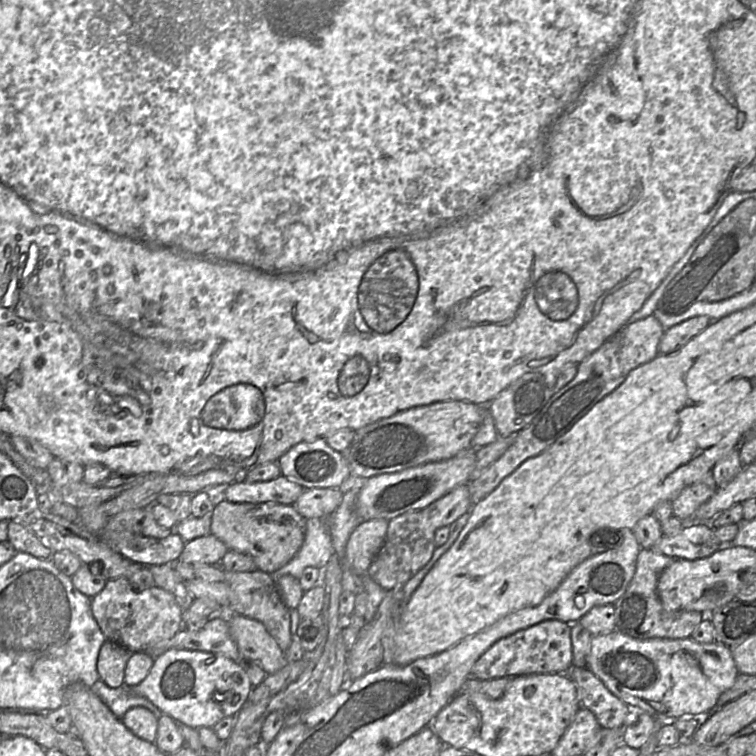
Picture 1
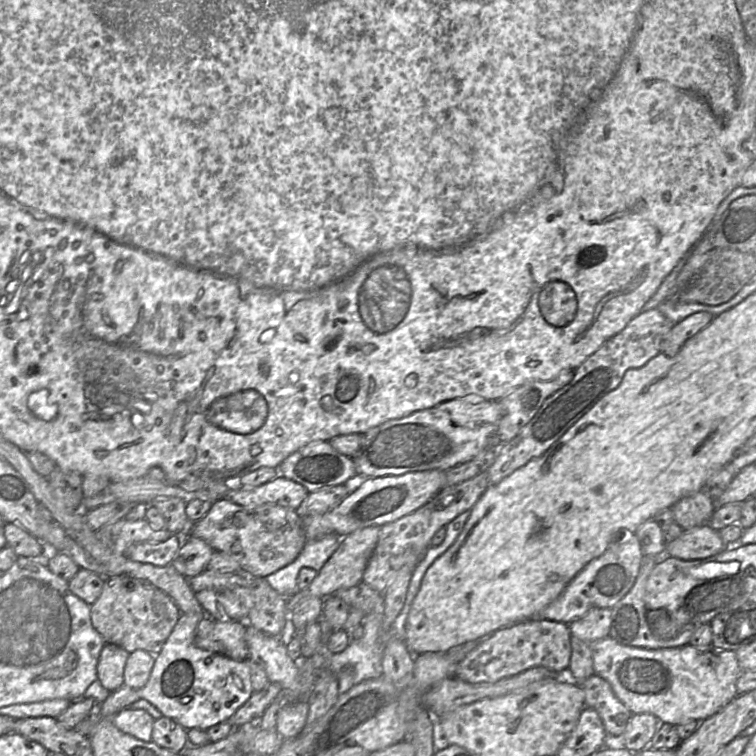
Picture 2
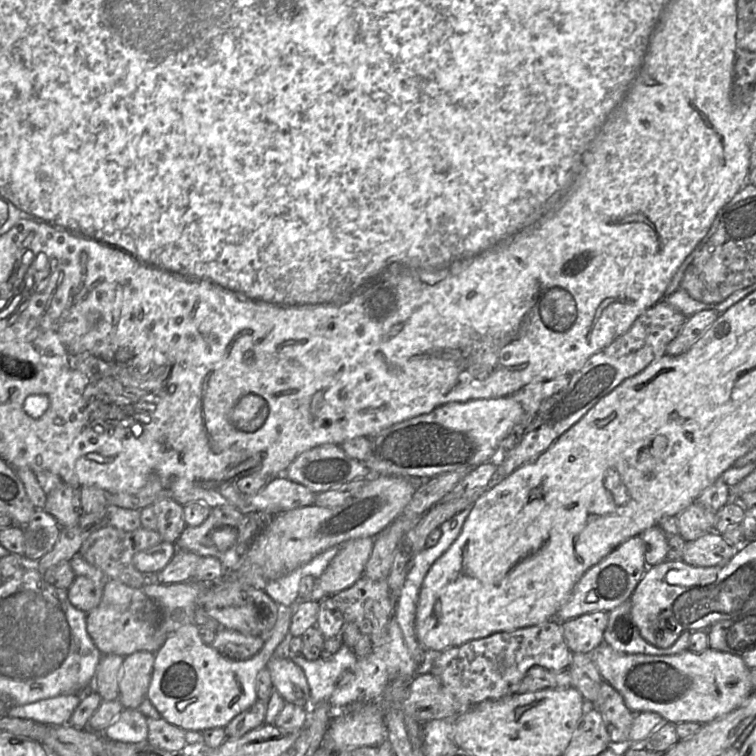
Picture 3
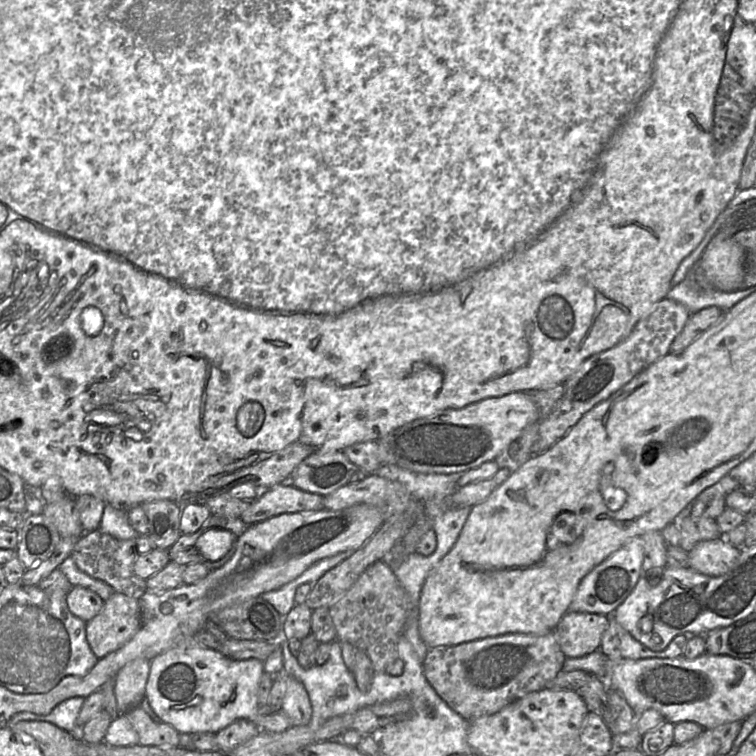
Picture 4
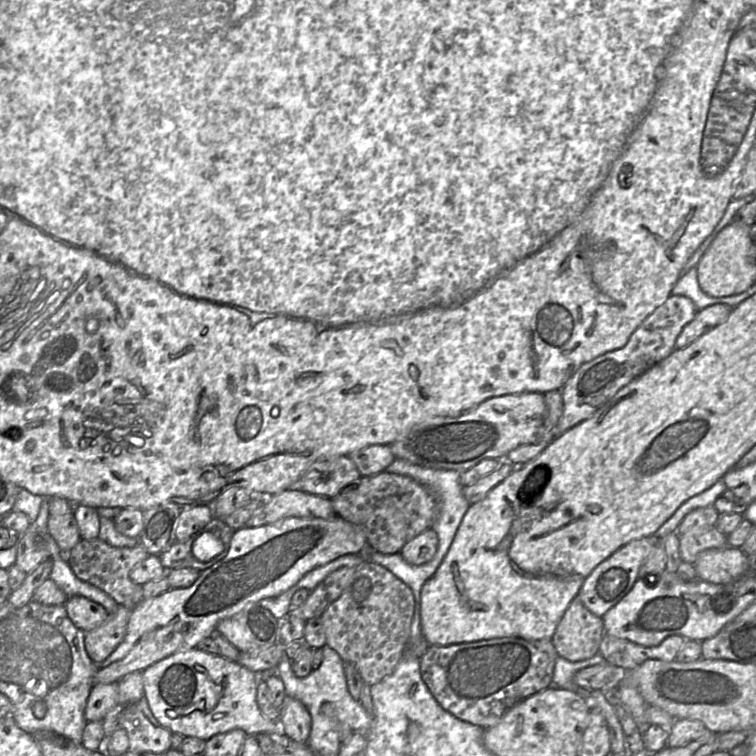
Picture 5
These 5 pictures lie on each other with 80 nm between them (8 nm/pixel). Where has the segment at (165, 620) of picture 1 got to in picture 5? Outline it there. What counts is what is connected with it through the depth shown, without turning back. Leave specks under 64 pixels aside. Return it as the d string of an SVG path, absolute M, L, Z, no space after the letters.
M119 605L100 626L85 632L84 646L96 665L102 663L122 641L130 614L130 609Z

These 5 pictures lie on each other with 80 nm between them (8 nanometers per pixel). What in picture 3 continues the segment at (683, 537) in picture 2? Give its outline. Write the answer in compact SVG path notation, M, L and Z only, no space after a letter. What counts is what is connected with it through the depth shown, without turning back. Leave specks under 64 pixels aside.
M716 531L685 543L682 561L696 567L721 566L735 555L737 548Z

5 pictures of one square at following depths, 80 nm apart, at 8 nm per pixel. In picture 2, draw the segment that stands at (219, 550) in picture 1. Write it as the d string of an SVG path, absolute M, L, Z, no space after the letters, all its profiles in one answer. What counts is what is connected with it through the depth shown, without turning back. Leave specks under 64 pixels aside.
M188 537L170 564L179 574L189 579L208 569L215 551L202 539Z

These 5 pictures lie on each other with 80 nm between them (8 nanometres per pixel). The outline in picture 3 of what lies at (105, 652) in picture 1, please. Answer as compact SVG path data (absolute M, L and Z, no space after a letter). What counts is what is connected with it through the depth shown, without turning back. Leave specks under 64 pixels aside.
M116 654L102 655L95 673L95 690L102 701L119 697L120 669L124 657Z

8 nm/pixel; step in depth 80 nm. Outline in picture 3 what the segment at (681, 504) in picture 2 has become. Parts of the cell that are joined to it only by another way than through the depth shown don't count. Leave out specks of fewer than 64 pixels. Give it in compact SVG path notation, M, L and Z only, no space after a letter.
M695 501L677 516L679 535L690 542L714 531L715 514Z

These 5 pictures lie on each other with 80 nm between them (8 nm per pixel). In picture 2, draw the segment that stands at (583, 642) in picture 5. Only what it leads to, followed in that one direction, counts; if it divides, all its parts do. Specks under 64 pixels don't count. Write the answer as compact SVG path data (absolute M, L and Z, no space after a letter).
M591 608L583 617L569 624L570 634L590 645L607 637L612 608Z

